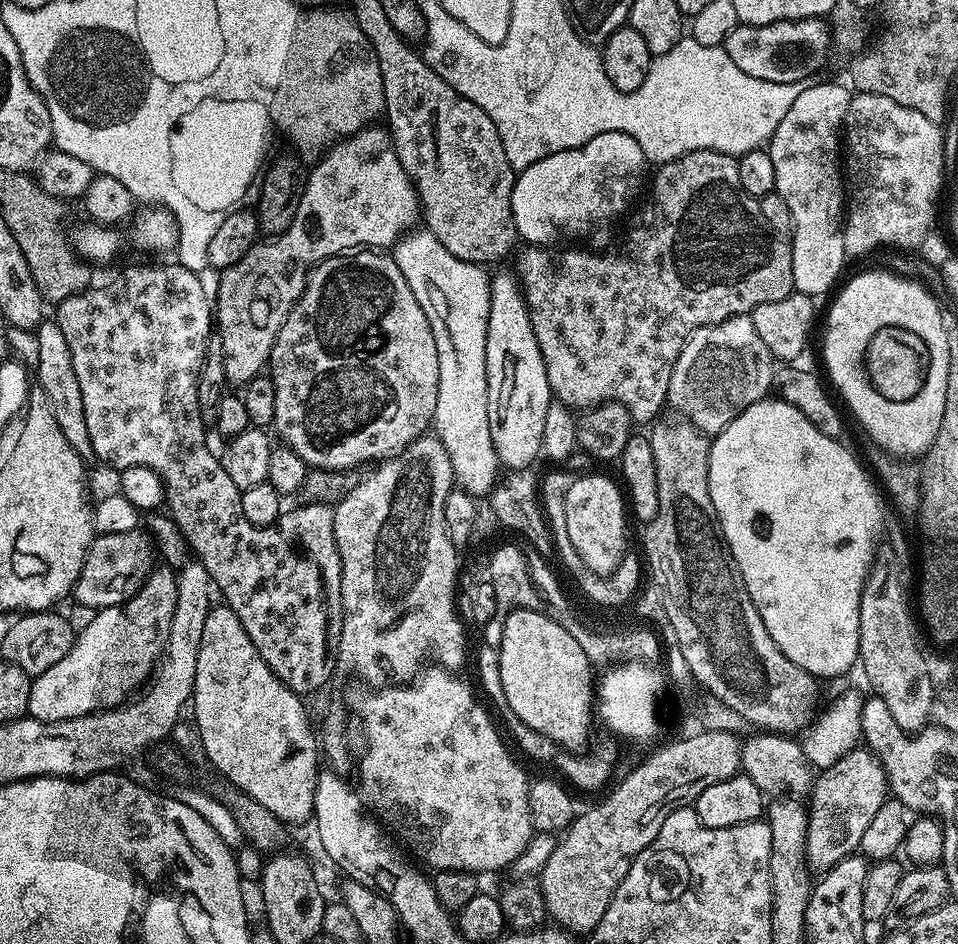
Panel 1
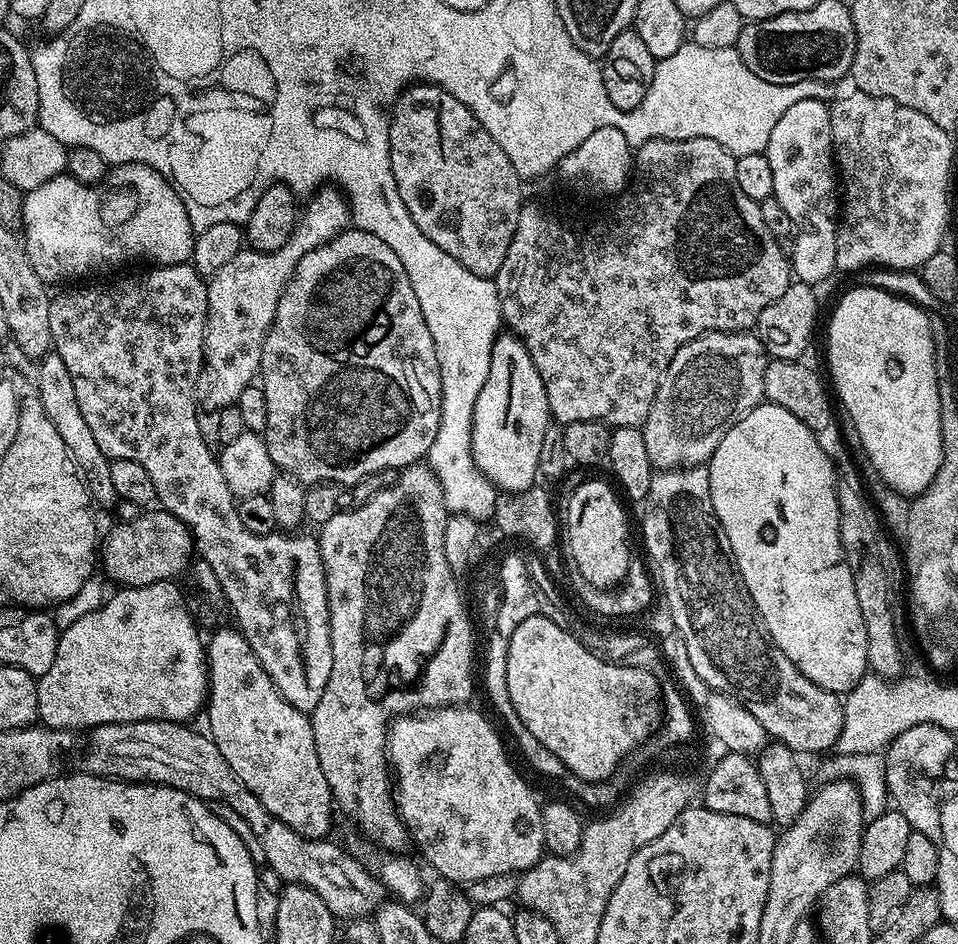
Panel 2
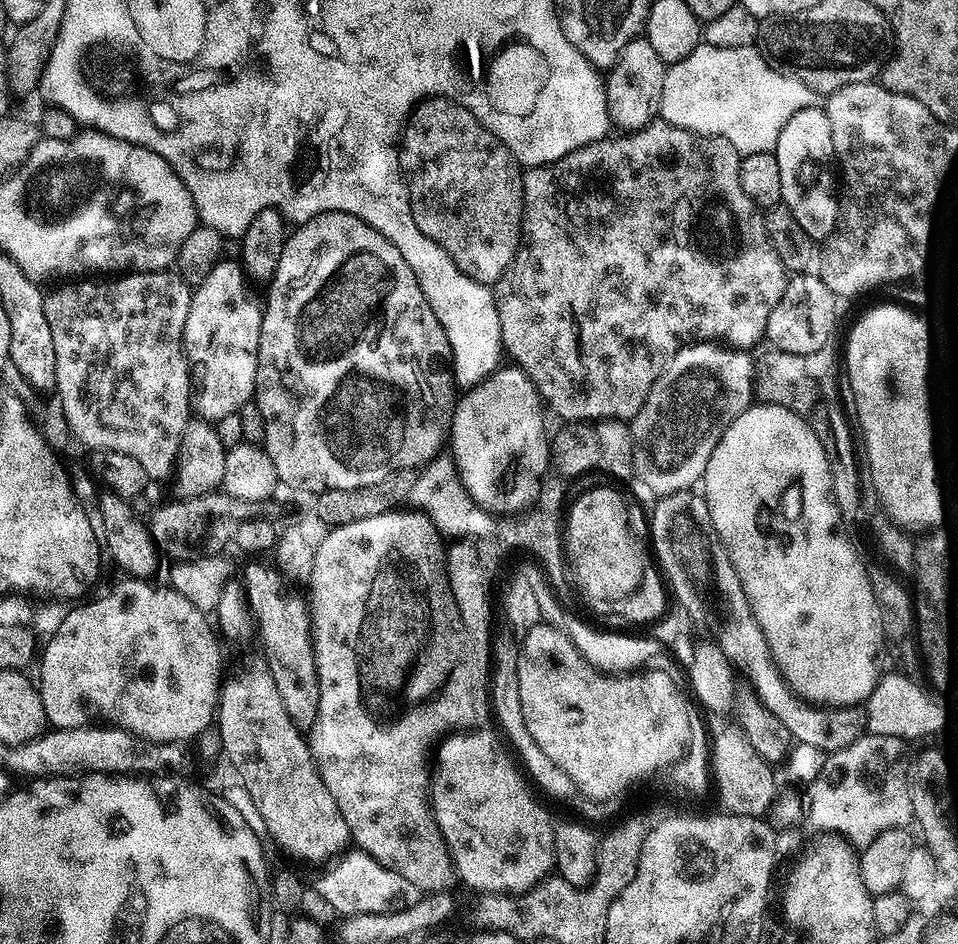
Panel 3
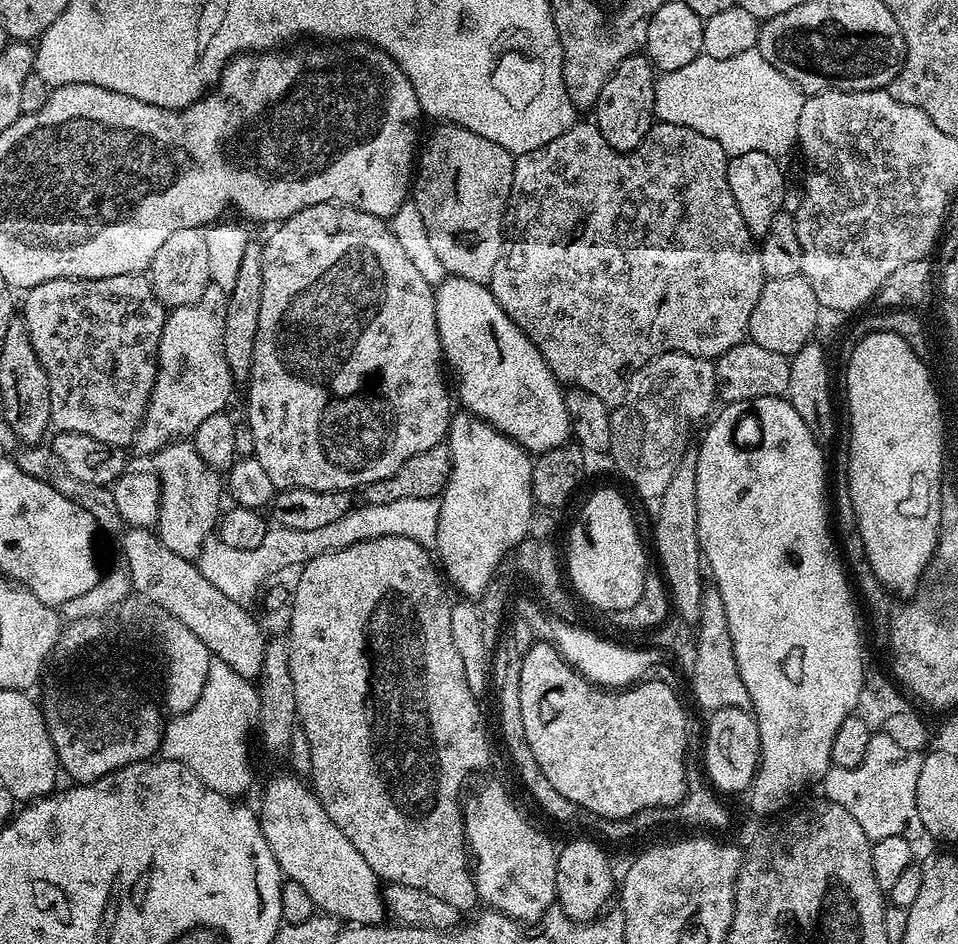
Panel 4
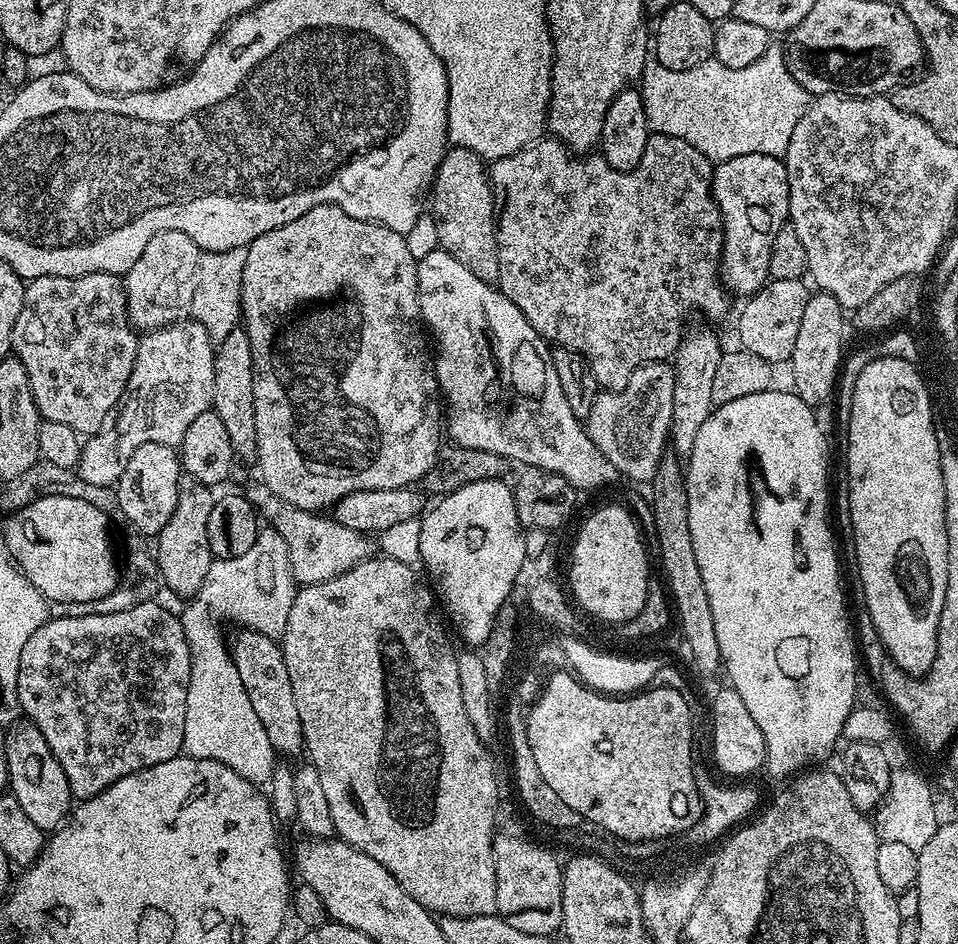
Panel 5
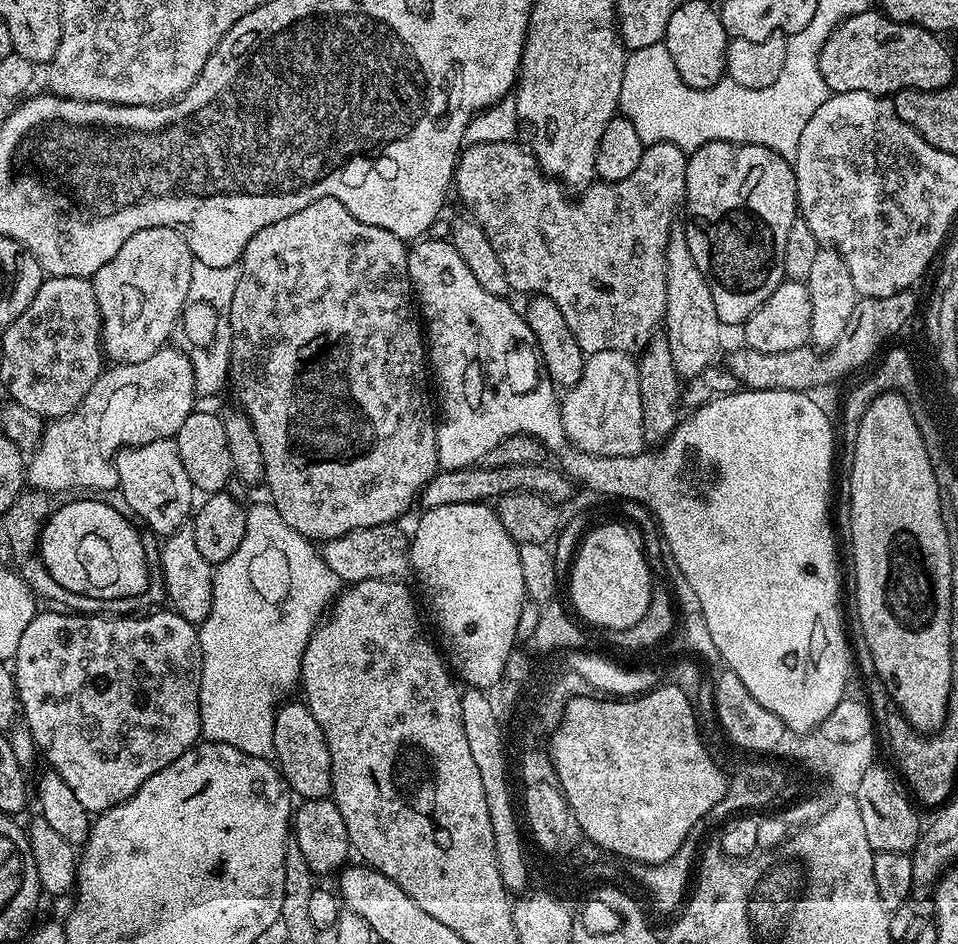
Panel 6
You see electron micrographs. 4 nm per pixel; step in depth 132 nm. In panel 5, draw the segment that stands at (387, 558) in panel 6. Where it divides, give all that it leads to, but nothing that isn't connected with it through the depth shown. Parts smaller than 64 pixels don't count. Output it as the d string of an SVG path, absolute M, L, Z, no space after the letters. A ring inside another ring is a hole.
M262 482L249 483L243 489L242 495L255 506L257 517L263 518L266 524L268 519L267 527L277 532L282 542L286 542L292 576L297 585L326 582L358 566L373 555L374 540L369 533L350 530L350 526L342 526L328 514L313 514L306 510L298 510L298 506L282 502L282 498L275 496Z

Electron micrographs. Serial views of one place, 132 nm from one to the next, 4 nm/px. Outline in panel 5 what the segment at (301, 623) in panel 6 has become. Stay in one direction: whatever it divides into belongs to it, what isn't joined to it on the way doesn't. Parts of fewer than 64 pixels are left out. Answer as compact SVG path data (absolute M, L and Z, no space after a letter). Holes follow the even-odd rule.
M262 530L250 546L252 552L238 554L238 558L225 560L213 559L209 572L202 582L202 590L191 601L185 612L179 613L180 621L186 634L186 642L190 646L190 686L186 690L186 730L184 731L183 755L194 758L210 758L214 762L222 762L230 766L242 778L251 784L264 786L271 781L272 772L278 763L278 754L270 746L270 738L266 730L258 722L258 714L254 714L254 706L250 706L250 698L246 698L246 690L242 686L242 678L238 678L238 670L232 661L229 645L224 644L224 636L220 633L220 620L233 620L241 629L261 632L273 638L283 637L286 630L286 618L290 614L290 606L294 606L294 598L298 585L292 576L290 558L286 550L286 542L277 532Z

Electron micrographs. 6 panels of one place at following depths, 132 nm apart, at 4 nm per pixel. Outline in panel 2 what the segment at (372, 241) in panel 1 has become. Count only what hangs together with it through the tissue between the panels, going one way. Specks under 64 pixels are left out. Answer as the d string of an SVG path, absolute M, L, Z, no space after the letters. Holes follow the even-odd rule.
M332 186L319 189L307 201L308 209L303 209L302 215L296 221L296 229L290 234L286 246L273 252L256 252L245 247L218 274L214 274L207 281L208 286L208 319L204 321L204 363L207 371L212 371L212 389L208 392L209 409L219 410L227 404L235 404L242 390L250 387L257 379L262 358L262 346L270 326L274 322L274 314L278 310L278 302L284 293L284 286L288 283L298 262L310 250L330 242L350 224L350 209L343 192Z

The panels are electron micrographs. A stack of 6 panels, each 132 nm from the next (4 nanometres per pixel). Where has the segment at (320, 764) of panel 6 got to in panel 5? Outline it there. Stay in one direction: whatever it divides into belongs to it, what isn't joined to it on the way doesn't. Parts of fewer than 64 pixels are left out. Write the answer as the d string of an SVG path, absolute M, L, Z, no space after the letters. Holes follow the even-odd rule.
M240 630L237 633L236 641L231 641L230 644L232 661L238 670L238 678L242 678L246 698L250 698L250 706L254 706L258 722L270 738L270 746L284 758L301 755L304 752L302 718L298 718L298 706L294 702L294 686L290 682L290 674L286 674L283 647L273 637L261 632Z

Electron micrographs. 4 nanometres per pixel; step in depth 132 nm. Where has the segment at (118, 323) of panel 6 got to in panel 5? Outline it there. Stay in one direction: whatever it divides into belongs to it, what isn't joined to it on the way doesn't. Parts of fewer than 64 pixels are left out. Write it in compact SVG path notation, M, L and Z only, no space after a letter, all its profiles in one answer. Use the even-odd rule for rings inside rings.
M159 232L146 242L146 250L138 262L130 266L123 277L124 293L128 299L128 319L137 330L166 328L189 315L194 298L194 286L202 250L184 232Z

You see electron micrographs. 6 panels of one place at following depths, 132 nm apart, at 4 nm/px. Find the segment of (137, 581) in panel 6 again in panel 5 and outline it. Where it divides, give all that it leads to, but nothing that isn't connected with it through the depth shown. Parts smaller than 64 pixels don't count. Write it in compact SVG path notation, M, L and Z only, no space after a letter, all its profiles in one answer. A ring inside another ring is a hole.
M40 494L29 505L11 513L4 524L4 544L9 556L34 587L51 602L94 602L110 594L118 585L118 556L112 553L108 537L110 521L102 509L82 498Z

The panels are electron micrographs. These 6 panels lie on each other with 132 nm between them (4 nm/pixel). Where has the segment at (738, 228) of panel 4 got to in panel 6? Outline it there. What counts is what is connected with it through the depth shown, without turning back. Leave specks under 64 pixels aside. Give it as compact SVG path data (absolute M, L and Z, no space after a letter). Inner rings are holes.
M507 140L506 142L482 142L481 144L468 144L467 147L461 151L459 160L456 161L456 175L454 177L454 192L460 195L462 203L468 207L467 215L471 219L478 222L478 226L482 226L482 230L486 234L486 238L490 238L490 246L494 246L494 254L498 254L498 262L502 262L502 270L506 270L506 278L508 279L508 287L513 293L515 292L528 292L532 296L545 296L550 298L558 306L558 310L562 310L562 318L566 318L566 326L570 326L570 334L574 334L574 338L578 342L578 346L586 354L594 352L601 352L602 350L616 350L618 352L626 352L629 354L635 353L637 350L642 350L647 347L648 341L653 339L657 335L656 327L659 329L664 323L664 317L666 316L666 254L667 254L667 242L670 238L671 226L677 219L676 207L681 207L684 204L684 191L686 190L686 166L688 165L688 156L678 146L674 146L670 142L662 142L661 144L650 144L645 147L642 154L642 162L638 162L638 170L634 170L634 174L630 174L630 178L622 178L618 182L609 184L607 182L593 182L588 188L585 188L583 192L579 193L578 199L567 200L565 189L562 187L560 181L553 180L551 176L548 176L545 172L540 170L540 163L533 158L531 152L523 143L513 142Z

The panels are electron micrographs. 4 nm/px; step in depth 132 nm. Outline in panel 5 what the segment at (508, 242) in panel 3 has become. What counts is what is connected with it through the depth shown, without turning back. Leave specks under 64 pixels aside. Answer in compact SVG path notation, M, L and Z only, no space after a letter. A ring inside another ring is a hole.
M449 147L438 166L430 189L430 215L436 220L438 245L448 252L470 274L478 274L487 284L495 285L500 279L500 263L496 249L496 218L498 201L492 195L492 181L488 178L486 161L466 150Z

